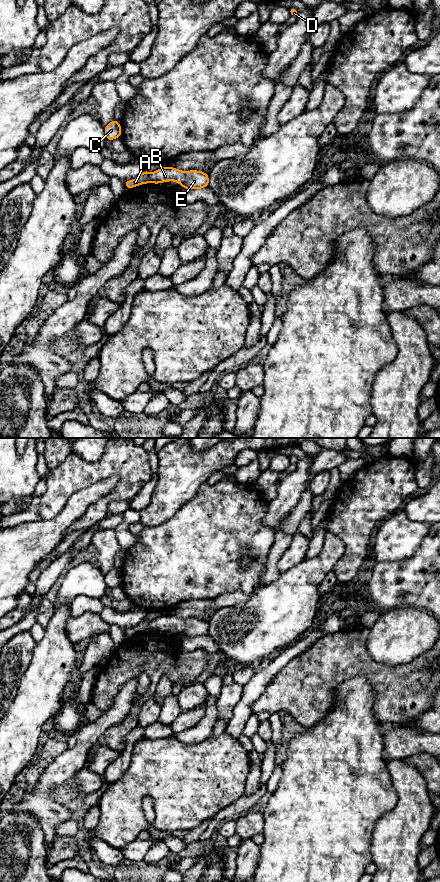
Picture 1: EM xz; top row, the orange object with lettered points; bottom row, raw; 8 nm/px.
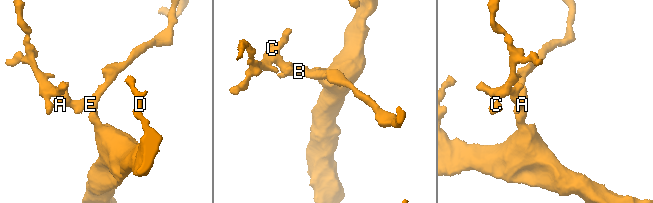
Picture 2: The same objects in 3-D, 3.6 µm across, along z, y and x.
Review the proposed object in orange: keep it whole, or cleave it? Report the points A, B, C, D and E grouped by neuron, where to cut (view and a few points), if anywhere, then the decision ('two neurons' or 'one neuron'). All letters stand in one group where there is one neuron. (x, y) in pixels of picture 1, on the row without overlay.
A B C D E; no cut; one neuron

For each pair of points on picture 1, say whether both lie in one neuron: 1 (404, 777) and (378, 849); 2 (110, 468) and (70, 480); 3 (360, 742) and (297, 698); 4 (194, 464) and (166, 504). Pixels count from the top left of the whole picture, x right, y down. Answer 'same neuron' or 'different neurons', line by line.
1: same neuron
2: same neuron
3: different neurons
4: same neuron

